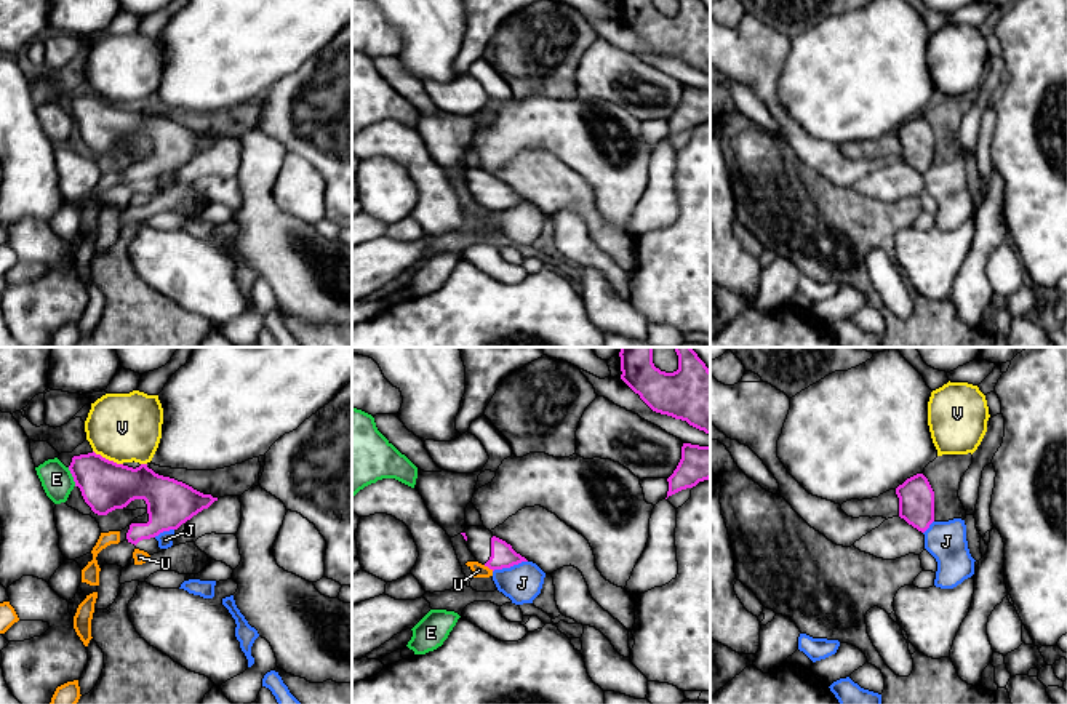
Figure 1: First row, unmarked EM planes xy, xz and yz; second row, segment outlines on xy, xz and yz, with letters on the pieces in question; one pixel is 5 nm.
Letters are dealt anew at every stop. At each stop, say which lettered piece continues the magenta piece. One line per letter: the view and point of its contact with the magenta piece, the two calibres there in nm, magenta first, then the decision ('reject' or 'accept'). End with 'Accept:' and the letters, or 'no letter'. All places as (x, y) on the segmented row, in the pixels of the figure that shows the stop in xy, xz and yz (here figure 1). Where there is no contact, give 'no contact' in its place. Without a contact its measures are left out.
E: meets magenta in xy at (72, 476); 260 nm thick on the magenta side, 160 nm on the other; reject
J: meets magenta in xz at (509, 567); 120 nm thick on the magenta side, 200 nm on the other; reject
U: meets magenta in xz at (488, 567); 120 nm thick on the magenta side, 70 nm on the other; reject
V: meets magenta in xy at (107, 460); 260 nm thick on the magenta side, 340 nm on the other; reject
Accept: no letter

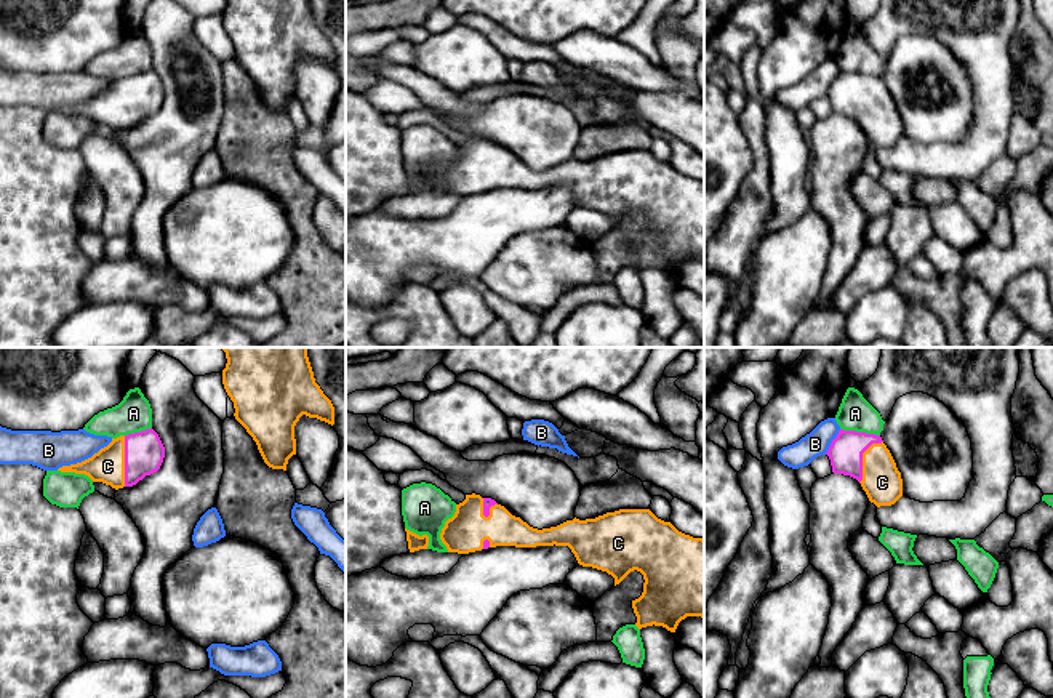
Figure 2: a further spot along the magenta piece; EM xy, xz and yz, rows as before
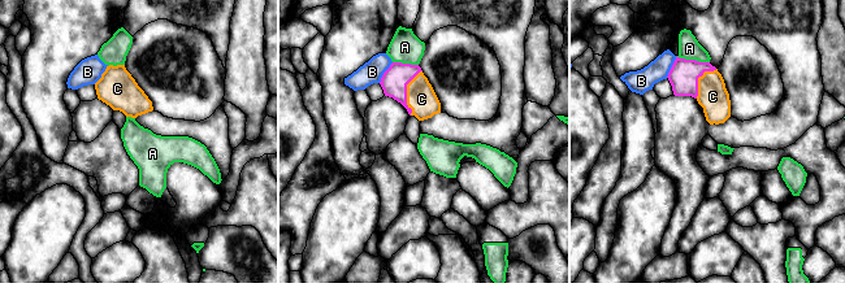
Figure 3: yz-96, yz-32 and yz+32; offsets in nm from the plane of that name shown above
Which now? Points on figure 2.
A: meets magenta in yz at (860, 433); 170 nm thick on the magenta side, 180 nm on the other; reject
B: meets magenta in yz at (832, 442); 170 nm thick on the magenta side, 130 nm on the other; reject
C: meets magenta in xy at (125, 461); 200 nm thick on the magenta side, 170 nm on the other; accept
Accept: C

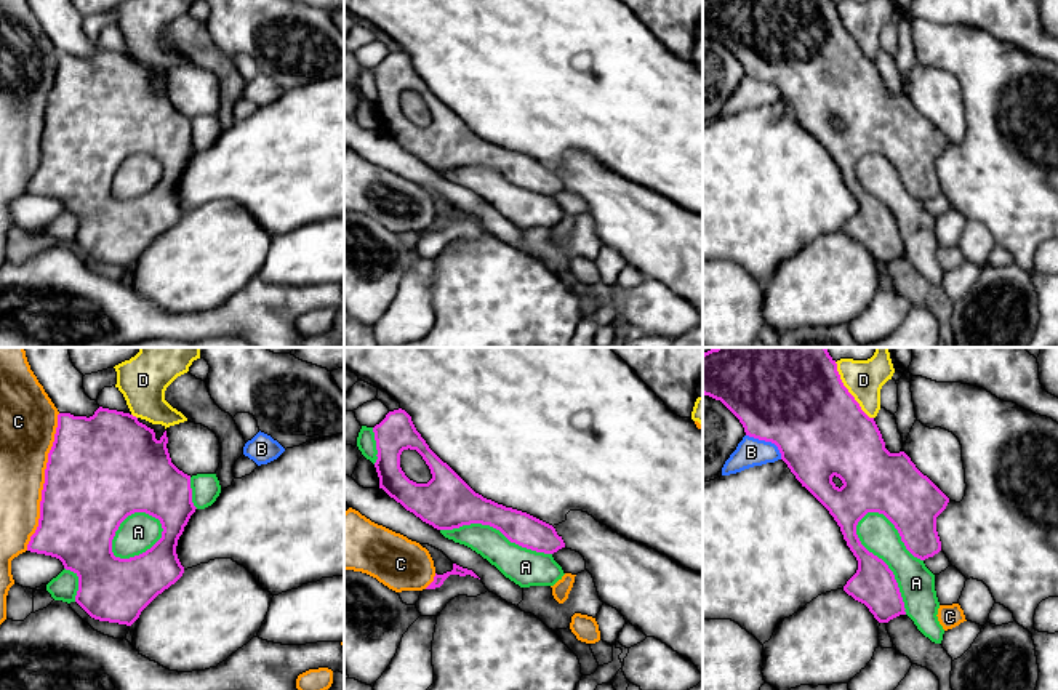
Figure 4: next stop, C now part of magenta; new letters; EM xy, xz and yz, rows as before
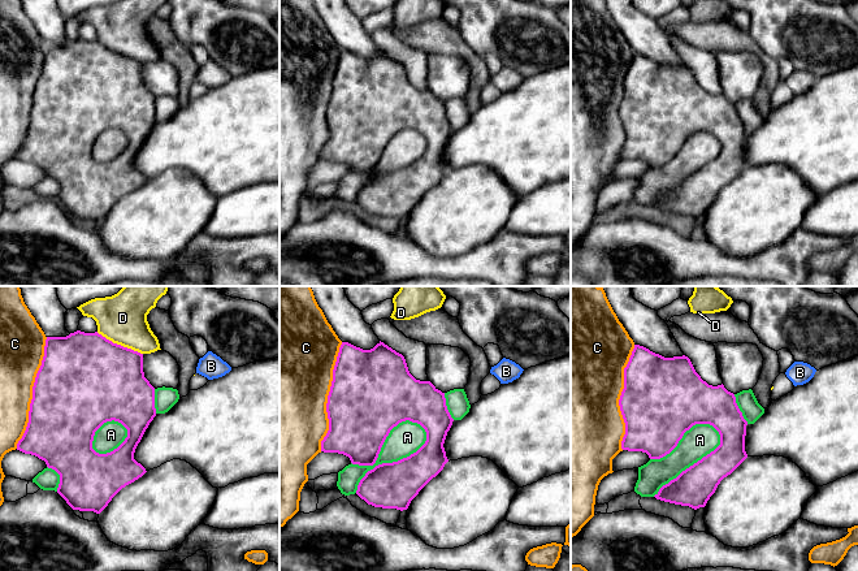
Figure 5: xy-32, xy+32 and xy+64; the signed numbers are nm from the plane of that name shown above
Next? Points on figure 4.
A: meets magenta in yz at (882, 561); 220 nm thick on the magenta side, 180 nm on the other; reject
B: meets magenta in yz at (767, 441); 500 nm thick on the magenta side, 150 nm on the other; reject
C: meets magenta in xy at (45, 482); 500 nm thick on the magenta side, 280 nm on the other; reject
D: meets magenta in yz at (847, 391); 480 nm thick on the magenta side, 190 nm on the other; reject
Accept: no letter

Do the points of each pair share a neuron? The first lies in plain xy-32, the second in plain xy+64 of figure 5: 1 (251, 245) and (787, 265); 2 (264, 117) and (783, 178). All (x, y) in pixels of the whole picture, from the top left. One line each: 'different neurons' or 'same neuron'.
1: same neuron
2: different neurons

